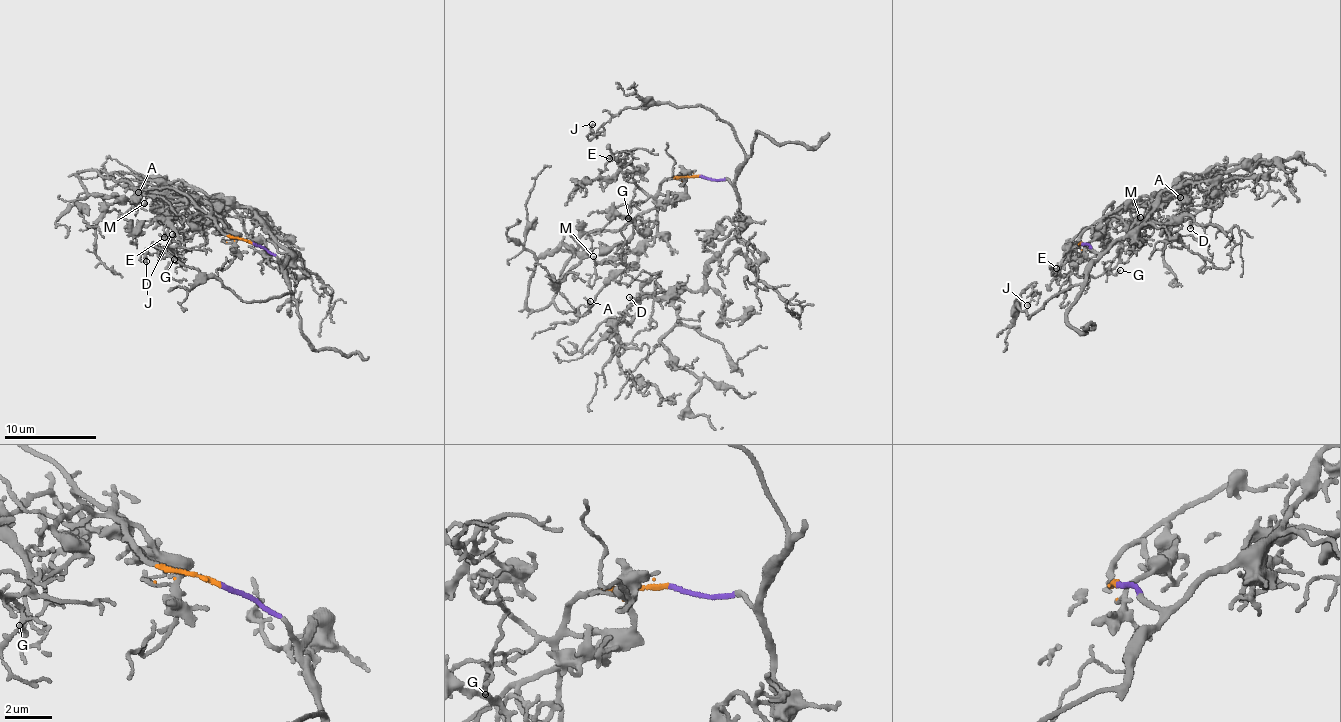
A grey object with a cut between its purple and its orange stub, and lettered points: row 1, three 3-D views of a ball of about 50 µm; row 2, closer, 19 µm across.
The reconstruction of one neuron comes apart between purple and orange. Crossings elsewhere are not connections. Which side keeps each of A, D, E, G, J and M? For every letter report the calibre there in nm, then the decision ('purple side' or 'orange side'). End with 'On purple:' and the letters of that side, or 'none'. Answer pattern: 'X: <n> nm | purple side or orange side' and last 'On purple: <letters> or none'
A: 130 nm | orange side
D: 150 nm | purple side
E: 130 nm | orange side
G: 110 nm | orange side
J: 120 nm | purple side
M: 110 nm | orange side
On purple: D, J

